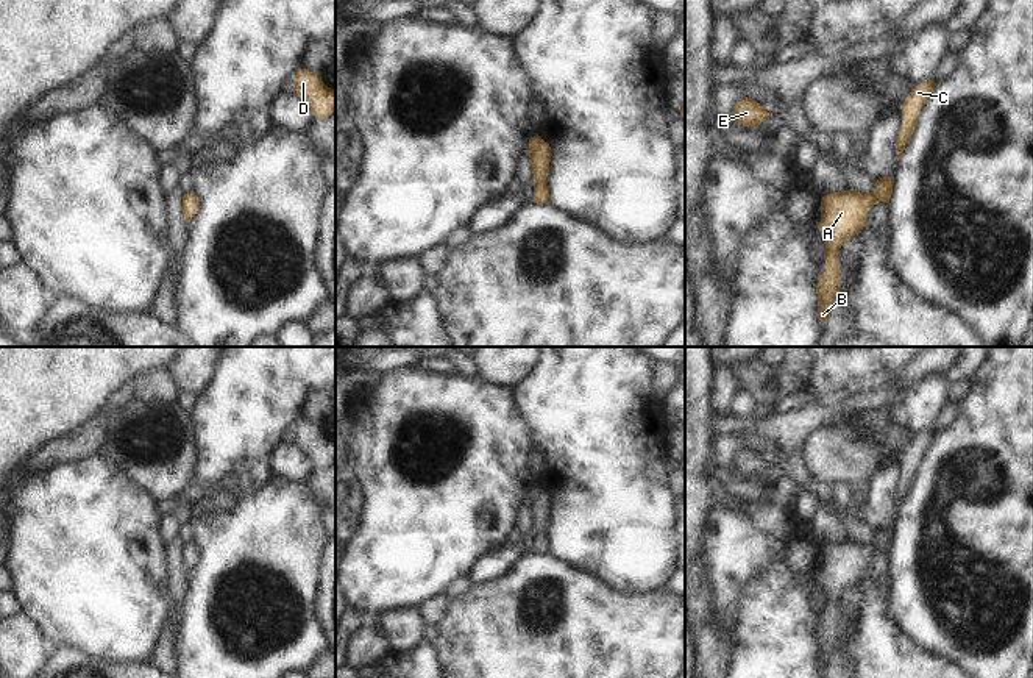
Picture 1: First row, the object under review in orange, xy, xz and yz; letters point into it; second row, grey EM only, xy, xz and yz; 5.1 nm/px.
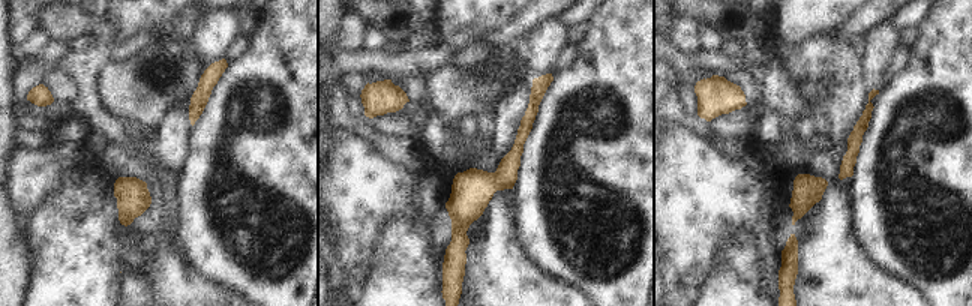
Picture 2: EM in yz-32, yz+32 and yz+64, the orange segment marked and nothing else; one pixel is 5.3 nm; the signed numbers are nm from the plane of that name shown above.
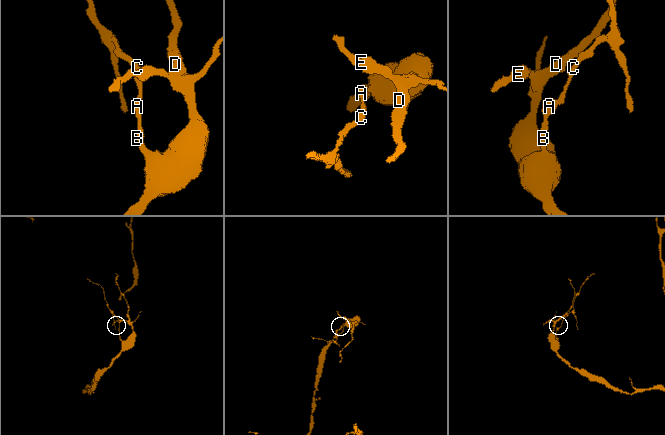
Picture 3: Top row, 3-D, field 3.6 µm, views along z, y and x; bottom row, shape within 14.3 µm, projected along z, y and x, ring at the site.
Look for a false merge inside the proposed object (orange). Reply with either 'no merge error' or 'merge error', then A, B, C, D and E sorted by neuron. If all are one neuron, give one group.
no merge error; A B C D E

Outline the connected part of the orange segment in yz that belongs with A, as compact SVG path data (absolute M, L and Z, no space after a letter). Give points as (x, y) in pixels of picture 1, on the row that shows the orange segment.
M885 177L875 181L871 194L855 189L832 192L821 200L819 231L825 239L824 273L818 275L818 317L825 323L830 316L832 303L841 295L841 264L838 253L841 245L858 234L869 209L879 203L889 203L893 195L894 177Z

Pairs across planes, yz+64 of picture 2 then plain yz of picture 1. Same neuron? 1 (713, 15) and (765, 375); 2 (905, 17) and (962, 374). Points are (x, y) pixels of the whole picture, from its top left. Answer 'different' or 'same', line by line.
1: same
2: same

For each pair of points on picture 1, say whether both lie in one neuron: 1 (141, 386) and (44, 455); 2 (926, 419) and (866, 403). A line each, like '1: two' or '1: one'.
1: one
2: two

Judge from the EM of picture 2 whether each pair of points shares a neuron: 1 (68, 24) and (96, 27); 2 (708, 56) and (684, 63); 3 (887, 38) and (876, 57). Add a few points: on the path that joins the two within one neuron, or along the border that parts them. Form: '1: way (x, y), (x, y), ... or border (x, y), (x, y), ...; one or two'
1: way (75, 24), (89, 24); one
2: way (702, 60), (690, 62); one
3: way (882, 42), (879, 53); one

